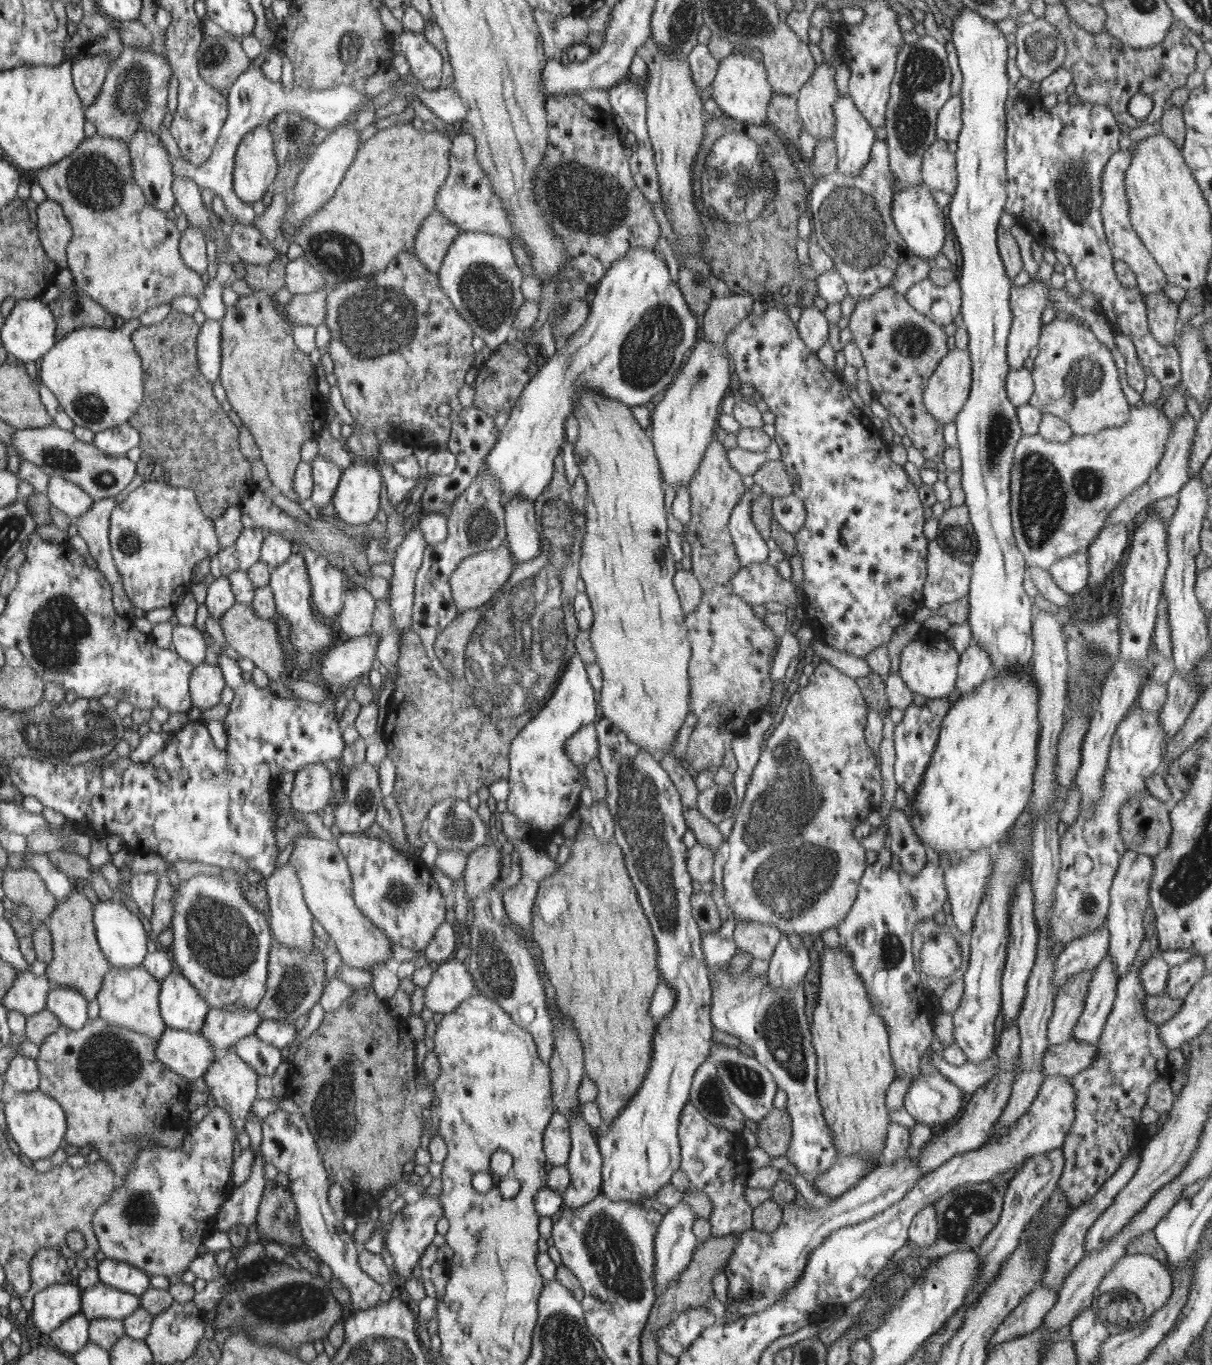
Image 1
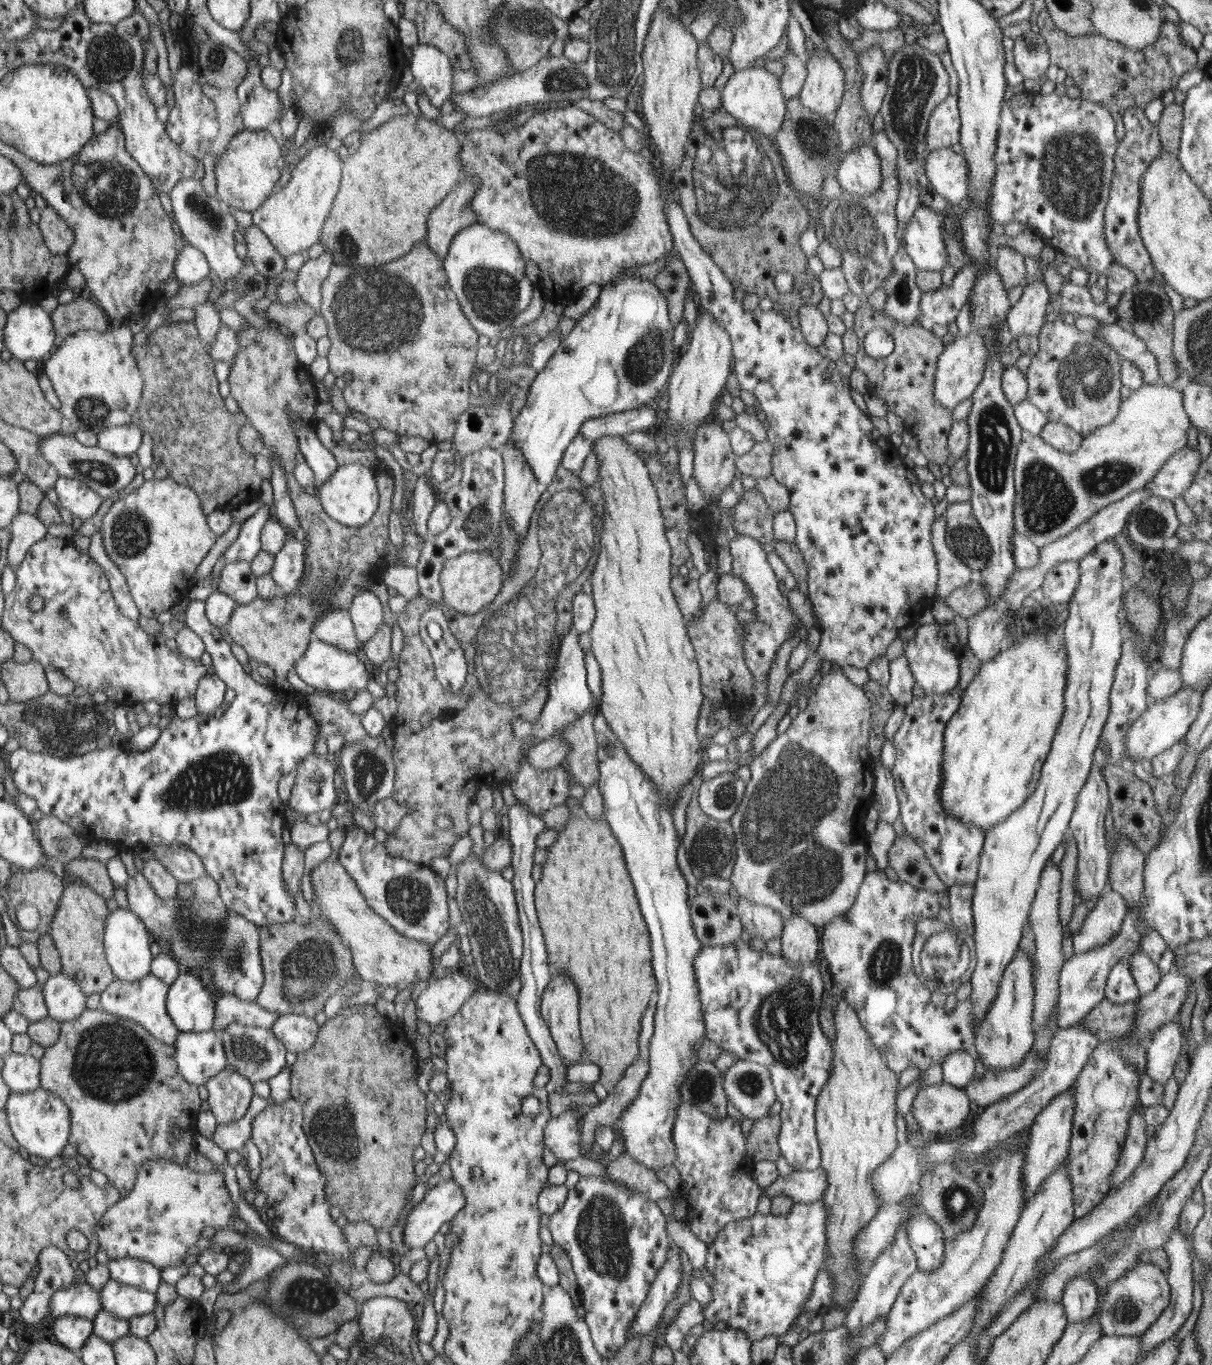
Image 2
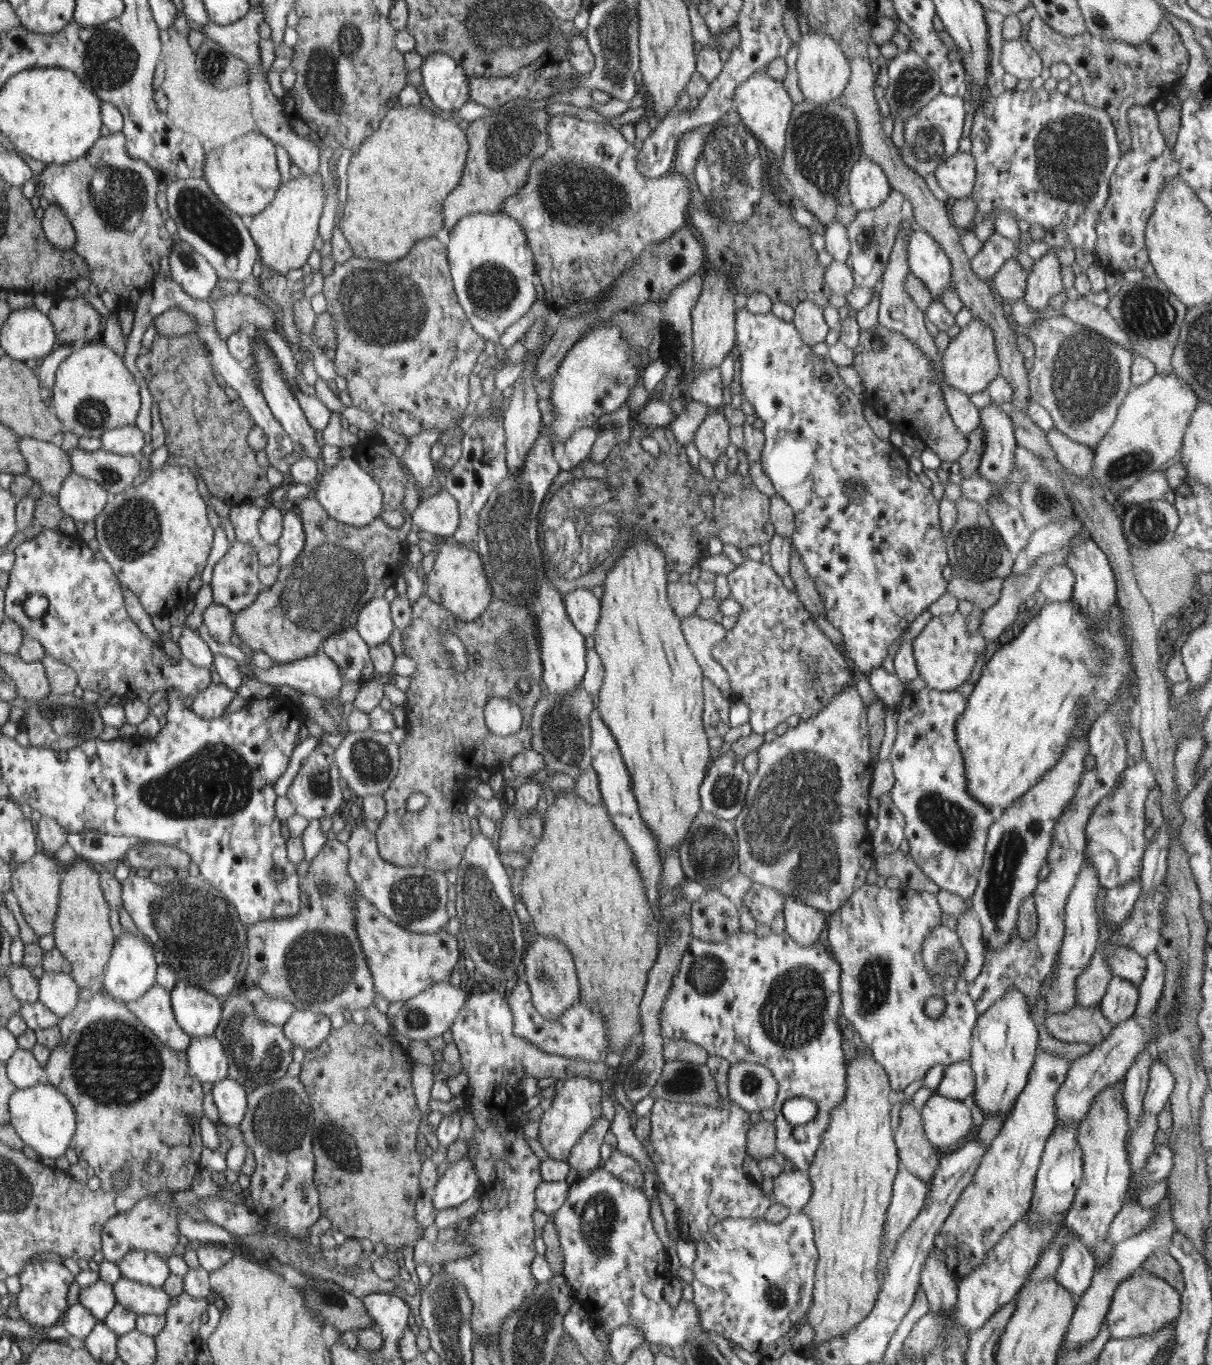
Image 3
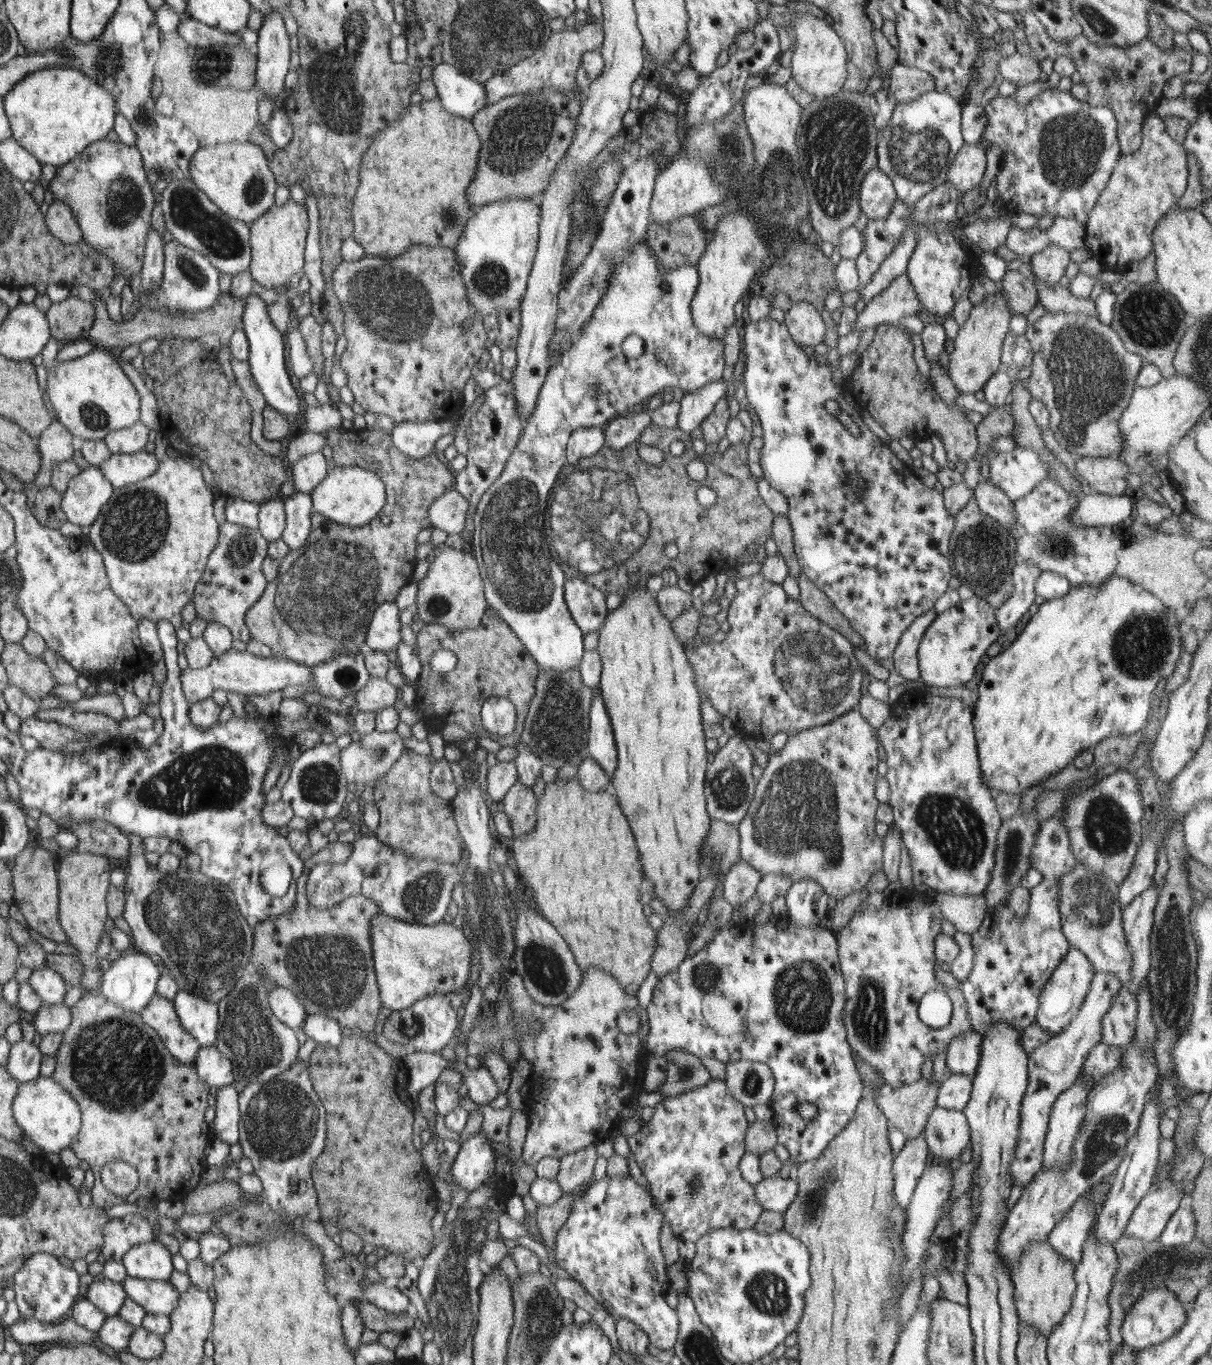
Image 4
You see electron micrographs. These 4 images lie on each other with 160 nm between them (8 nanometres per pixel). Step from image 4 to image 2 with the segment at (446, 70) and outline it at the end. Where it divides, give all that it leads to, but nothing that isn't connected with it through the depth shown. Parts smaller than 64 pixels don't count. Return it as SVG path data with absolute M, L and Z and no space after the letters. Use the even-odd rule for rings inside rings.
M418 43L411 47L412 58L409 65L414 80L428 96L429 102L440 108L450 100L453 70L450 59L437 47Z

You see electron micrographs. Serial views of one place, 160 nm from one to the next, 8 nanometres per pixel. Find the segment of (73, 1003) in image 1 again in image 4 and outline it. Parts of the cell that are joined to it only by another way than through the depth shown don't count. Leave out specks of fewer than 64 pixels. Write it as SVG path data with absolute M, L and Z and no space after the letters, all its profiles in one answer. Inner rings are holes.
M50 968L34 970L28 980L30 988L46 1004L62 1004L64 994L66 994L66 984L58 972Z

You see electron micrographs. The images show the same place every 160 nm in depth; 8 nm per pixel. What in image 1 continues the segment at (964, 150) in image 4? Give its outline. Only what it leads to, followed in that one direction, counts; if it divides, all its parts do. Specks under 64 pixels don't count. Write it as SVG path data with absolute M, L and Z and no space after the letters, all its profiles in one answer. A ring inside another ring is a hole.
M936 139L924 152L920 167L921 183L932 191L954 194L957 187L957 163L947 142Z

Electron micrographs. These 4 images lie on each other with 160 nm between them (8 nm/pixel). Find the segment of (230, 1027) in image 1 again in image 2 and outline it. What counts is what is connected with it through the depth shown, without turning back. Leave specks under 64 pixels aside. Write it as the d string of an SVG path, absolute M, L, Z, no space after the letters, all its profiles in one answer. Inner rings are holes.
M235 994L222 995L216 1007L213 1030L220 1033L233 1022L239 1022L247 1027L270 1029L278 1017L277 1012L270 1012L262 1008L257 1001L244 1000Z

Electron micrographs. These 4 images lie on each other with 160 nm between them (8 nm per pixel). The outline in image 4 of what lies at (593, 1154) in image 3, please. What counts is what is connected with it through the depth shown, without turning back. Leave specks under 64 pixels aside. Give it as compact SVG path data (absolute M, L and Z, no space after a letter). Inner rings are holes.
M596 1142L561 1158L556 1180L564 1194L572 1193L590 1184L597 1158Z

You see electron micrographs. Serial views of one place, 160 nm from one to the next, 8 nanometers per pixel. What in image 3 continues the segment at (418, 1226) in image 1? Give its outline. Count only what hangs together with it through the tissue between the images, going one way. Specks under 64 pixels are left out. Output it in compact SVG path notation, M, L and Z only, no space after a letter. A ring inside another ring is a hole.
M465 1155L438 1179L431 1192L436 1210L445 1210L467 1201L475 1201L480 1181L479 1176L476 1176L474 1165Z

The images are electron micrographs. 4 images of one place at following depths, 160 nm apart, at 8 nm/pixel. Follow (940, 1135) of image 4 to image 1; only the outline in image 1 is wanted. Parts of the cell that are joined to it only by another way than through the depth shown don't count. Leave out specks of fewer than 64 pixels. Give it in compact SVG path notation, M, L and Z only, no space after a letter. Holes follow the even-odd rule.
M922 1073L911 1082L903 1106L917 1123L933 1128L965 1110L965 1094L941 1073Z

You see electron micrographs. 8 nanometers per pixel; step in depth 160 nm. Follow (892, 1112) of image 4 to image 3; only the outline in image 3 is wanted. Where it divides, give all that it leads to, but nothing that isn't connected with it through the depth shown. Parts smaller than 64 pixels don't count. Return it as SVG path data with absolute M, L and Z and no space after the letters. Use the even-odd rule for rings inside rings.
M902 1098L902 1108L900 1108L900 1111L896 1112L900 1116L900 1122L898 1123L895 1133L897 1154L899 1156L900 1165L908 1172L912 1172L916 1176L920 1177L928 1186L929 1182L931 1182L935 1175L936 1169L939 1167L939 1157L941 1152L937 1151L931 1142L925 1137L921 1111L918 1111L916 1110L916 1107L911 1106L911 1101L908 1104L910 1104L910 1106L908 1106L906 1100Z

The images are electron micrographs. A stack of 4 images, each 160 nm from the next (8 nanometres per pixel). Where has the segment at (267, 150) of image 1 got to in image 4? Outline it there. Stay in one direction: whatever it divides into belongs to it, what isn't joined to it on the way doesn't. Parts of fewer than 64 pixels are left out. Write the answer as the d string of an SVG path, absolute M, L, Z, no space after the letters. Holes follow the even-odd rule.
M249 140L200 147L192 156L191 179L226 216L252 224L274 204L274 174L260 145Z

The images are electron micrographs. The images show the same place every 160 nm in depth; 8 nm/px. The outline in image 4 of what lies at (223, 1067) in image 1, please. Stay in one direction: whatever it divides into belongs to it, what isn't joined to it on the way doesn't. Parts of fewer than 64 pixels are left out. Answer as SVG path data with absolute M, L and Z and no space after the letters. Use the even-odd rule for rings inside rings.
M231 1084L217 1090L216 1118L213 1126L216 1137L227 1145L239 1142L240 1109L238 1108L239 1090Z

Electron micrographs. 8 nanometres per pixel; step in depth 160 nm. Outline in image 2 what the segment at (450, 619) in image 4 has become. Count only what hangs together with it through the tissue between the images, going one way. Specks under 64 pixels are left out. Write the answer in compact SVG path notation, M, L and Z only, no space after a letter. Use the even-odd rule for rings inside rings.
M494 551L466 552L449 558L444 564L440 578L444 603L458 612L476 613L496 598L502 586L502 574L504 572Z

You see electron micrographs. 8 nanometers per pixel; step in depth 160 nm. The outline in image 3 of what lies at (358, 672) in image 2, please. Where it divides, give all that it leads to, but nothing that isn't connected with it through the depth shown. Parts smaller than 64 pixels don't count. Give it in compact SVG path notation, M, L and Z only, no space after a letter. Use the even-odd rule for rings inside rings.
M321 649L315 652L314 655L304 657L303 659L294 660L292 662L286 663L274 663L272 667L266 670L260 670L256 665L251 663L241 663L239 664L239 669L241 670L241 677L244 677L246 669L251 668L254 670L254 674L257 676L258 680L264 684L271 686L286 685L291 686L296 691L300 693L306 693L308 695L314 695L323 700L332 700L340 692L342 688L343 680L345 678L341 675L338 664L332 661L331 658Z

